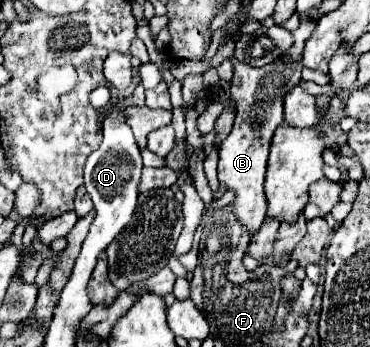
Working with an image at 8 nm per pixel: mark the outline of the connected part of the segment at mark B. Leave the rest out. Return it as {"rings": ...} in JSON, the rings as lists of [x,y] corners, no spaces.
{"rings":[[[301,19],[301,25],[295,35],[293,47],[275,63],[269,63],[261,69],[245,67],[245,63],[239,63],[231,55],[231,63],[235,69],[235,79],[231,79],[231,97],[237,101],[237,117],[231,135],[221,143],[219,147],[219,183],[235,193],[235,199],[231,201],[233,215],[247,227],[249,235],[253,237],[259,227],[265,221],[267,213],[267,199],[263,191],[265,183],[265,169],[267,169],[267,157],[269,157],[269,145],[275,129],[283,123],[283,99],[285,95],[301,81],[301,53],[305,41],[311,37],[315,25],[307,19]]]}

